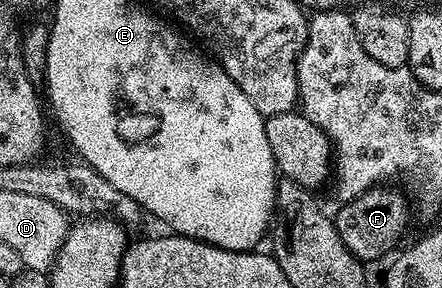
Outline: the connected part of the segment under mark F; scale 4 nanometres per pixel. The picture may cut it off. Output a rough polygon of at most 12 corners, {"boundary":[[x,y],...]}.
{"boundary":[[391,185],[346,200],[333,218],[360,261],[390,256],[407,227]]}

